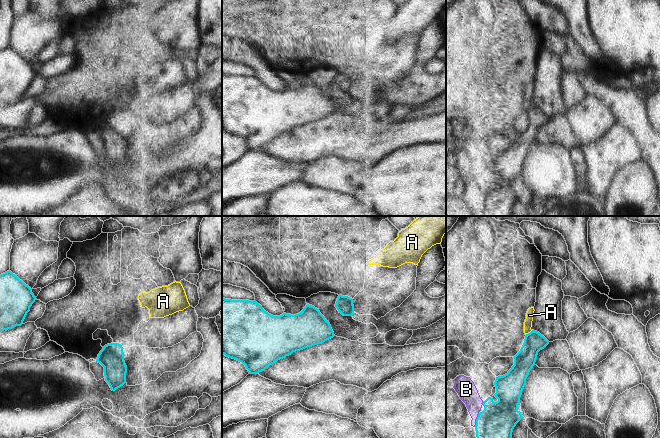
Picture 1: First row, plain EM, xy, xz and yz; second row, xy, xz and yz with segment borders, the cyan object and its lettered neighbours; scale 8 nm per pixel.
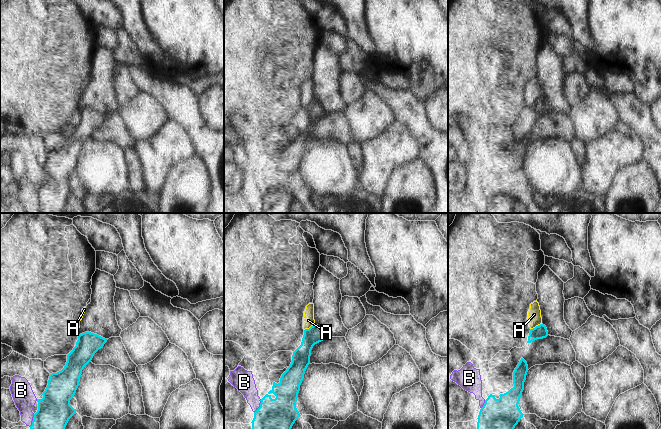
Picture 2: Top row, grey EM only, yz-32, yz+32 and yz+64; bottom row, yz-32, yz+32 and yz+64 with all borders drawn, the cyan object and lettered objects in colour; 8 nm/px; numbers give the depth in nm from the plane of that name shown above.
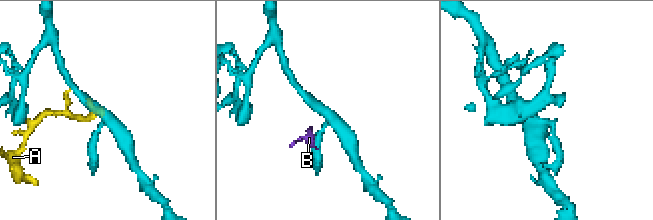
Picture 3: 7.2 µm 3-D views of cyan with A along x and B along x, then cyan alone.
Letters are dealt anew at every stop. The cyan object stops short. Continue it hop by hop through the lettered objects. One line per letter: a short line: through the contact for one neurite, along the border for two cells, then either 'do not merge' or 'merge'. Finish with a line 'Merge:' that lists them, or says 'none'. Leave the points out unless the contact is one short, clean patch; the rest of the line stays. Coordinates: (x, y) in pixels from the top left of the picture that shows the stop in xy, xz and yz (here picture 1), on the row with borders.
A: line yz (532, 330), (525, 334); do not merge
B: line yz (479, 413), (474, 426); do not merge
Merge: none

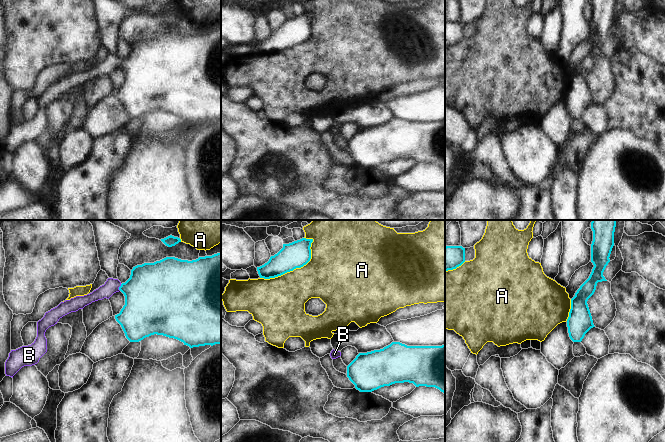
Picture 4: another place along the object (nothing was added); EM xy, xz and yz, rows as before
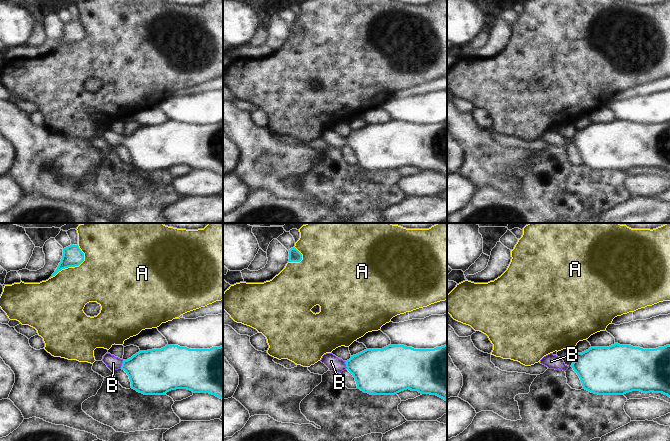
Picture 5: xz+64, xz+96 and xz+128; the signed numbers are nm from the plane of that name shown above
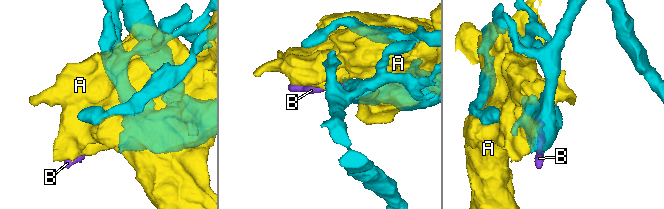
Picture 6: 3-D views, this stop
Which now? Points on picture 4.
A: do not merge
B: line xy (149, 293), (119, 287), (111, 286); merge
Merge: B

